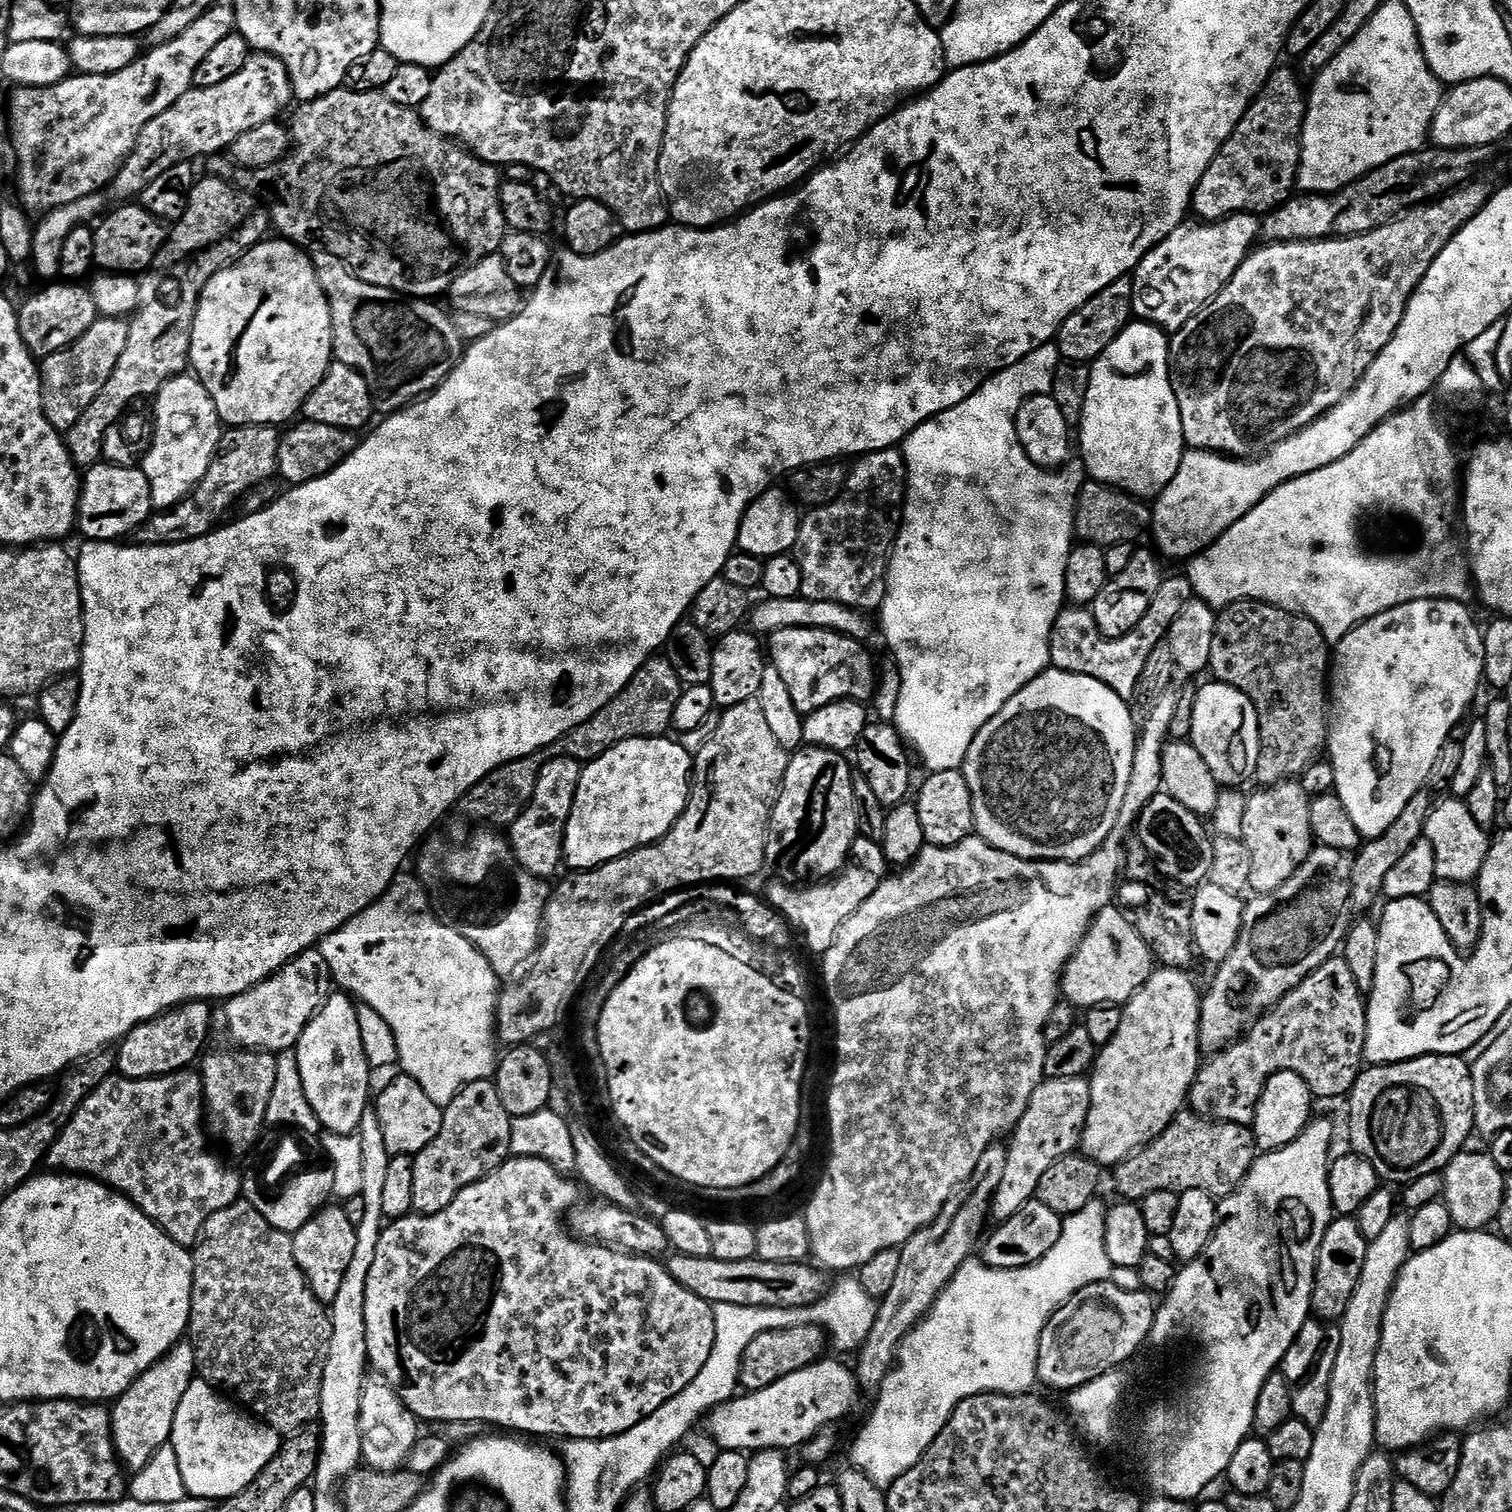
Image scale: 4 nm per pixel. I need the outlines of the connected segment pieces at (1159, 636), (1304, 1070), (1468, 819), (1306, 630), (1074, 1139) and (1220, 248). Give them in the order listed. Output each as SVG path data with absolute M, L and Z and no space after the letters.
M1169 575L1162 582L1162 586L1158 586L1158 594L1154 597L1154 602L1150 602L1146 618L1142 618L1142 622L1138 622L1138 626L1134 626L1130 634L1117 640L1106 638L1100 633L1087 607L1066 606L1058 614L1054 630L1050 634L1051 667L1070 674L1098 678L1098 682L1110 686L1110 690L1114 690L1118 698L1131 701L1144 671L1148 668L1148 663L1152 660L1152 651L1159 644L1161 647L1165 643L1174 618L1178 618L1182 606L1186 606L1186 602L1193 598L1192 584L1188 581L1187 575Z
M1342 958L1327 960L1263 1016L1252 1021L1239 1040L1232 1041L1221 1052L1211 1053L1201 1063L1188 1092L1191 1111L1221 1124L1251 1125L1266 1082L1279 1072L1301 1076L1313 1097L1347 1097L1366 1064L1367 1017L1366 996L1354 982L1350 966Z
M1447 798L1433 807L1424 827L1423 839L1434 846L1434 862L1436 863L1437 880L1472 884L1482 870L1488 857L1490 836L1485 828L1474 822L1474 814L1470 814L1467 803L1460 798Z
M1240 600L1223 609L1216 617L1208 667L1219 683L1242 690L1258 714L1256 729L1260 731L1260 742L1254 777L1257 785L1283 784L1286 780L1298 778L1315 760L1321 759L1328 742L1330 645L1315 622L1287 612L1285 608L1262 604L1259 600Z
M1084 1076L1046 1078L1041 1082L1038 1090L1034 1090L1034 1098L1030 1098L1030 1106L1026 1106L1026 1114L1022 1114L1018 1126L1010 1133L1012 1144L1007 1145L1006 1174L992 1195L990 1205L993 1221L1014 1218L1014 1214L1018 1214L1026 1202L1034 1199L1038 1182L1042 1182L1042 1174L1046 1174L1046 1170L1050 1170L1058 1158L1073 1155L1080 1148L1089 1114L1090 1083Z
M1239 212L1233 216L1228 216L1224 220L1214 220L1211 222L1185 222L1180 224L1174 231L1162 238L1162 242L1158 242L1158 246L1154 246L1146 255L1142 258L1142 262L1137 266L1135 272L1131 273L1130 279L1132 282L1132 315L1137 321L1145 324L1156 324L1160 328L1164 329L1169 334L1174 334L1178 330L1182 330L1182 326L1186 326L1186 322L1190 322L1190 318L1194 318L1194 314L1198 314L1210 301L1216 297L1221 290L1230 282L1230 278L1234 278L1234 274L1238 270L1238 266L1242 266L1242 262L1248 256L1249 252L1253 251L1257 247L1258 241L1262 236L1262 220L1259 215L1251 212Z

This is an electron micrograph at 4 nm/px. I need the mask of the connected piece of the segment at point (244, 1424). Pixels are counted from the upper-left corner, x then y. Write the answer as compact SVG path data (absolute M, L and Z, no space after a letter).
M197 1378L190 1382L190 1390L186 1390L182 1402L178 1402L170 1443L174 1454L178 1454L178 1466L188 1495L219 1502L242 1494L256 1481L258 1474L278 1454L282 1436L263 1420L241 1410L227 1395Z

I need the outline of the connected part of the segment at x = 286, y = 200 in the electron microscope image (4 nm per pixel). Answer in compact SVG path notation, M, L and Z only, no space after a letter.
M343 87L336 88L330 94L320 96L317 100L311 101L310 108L312 108L312 125L309 126L308 132L312 135L312 140L308 136L295 137L294 144L300 147L300 153L295 155L289 154L280 161L279 165L271 164L265 168L252 169L256 176L240 176L240 182L237 188L259 198L266 205L267 211L270 213L270 224L273 229L277 228L279 235L290 241L291 244L299 244L301 246L308 246L311 240L317 240L315 243L326 249L330 254L334 254L334 258L338 258L345 264L346 267L351 268L354 275L358 277L362 282L370 282L370 286L382 286L386 290L391 292L399 292L401 296L405 298L440 298L447 293L448 288L454 282L454 278L458 278L458 274L462 274L466 270L470 270L470 266L474 266L482 258L487 256L497 255L500 251L500 243L504 237L506 231L506 225L504 222L504 215L502 214L502 202L500 201L500 186L502 183L502 172L497 165L487 164L485 160L479 160L473 152L469 152L467 148L462 144L456 143L456 141L450 139L448 136L438 134L434 130L430 130L430 126L424 124L424 119L420 117L419 111L414 108L407 108L406 106L398 106L398 102L390 102L390 98L386 98L386 94L382 90L374 92L360 92L357 88Z

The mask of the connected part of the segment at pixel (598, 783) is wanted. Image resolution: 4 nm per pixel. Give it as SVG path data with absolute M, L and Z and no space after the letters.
M662 735L619 740L597 760L589 760L583 765L564 835L563 863L567 867L569 864L569 869L597 868L614 858L622 858L636 848L656 843L672 829L674 822L678 822L688 805L690 781L694 776L694 756L675 739L668 739L667 735Z

